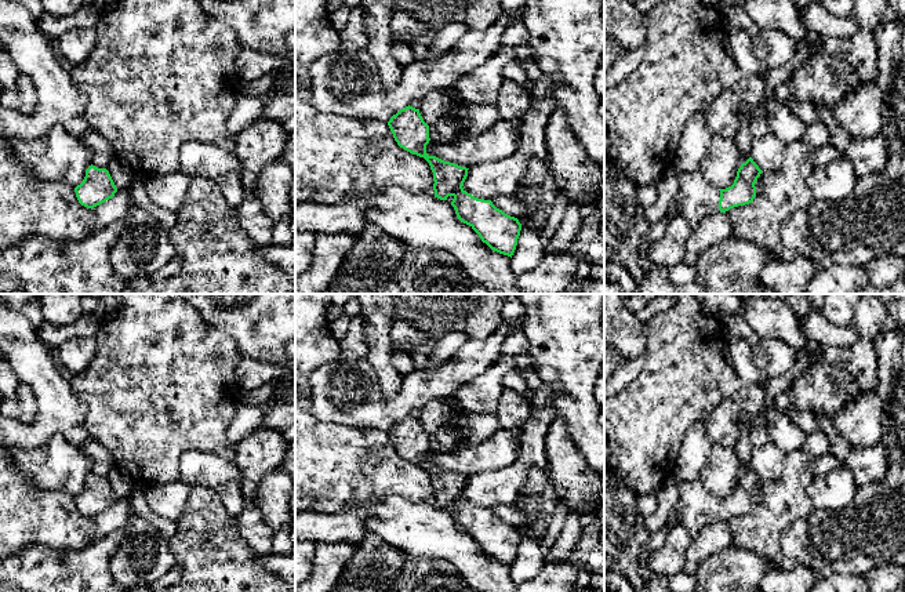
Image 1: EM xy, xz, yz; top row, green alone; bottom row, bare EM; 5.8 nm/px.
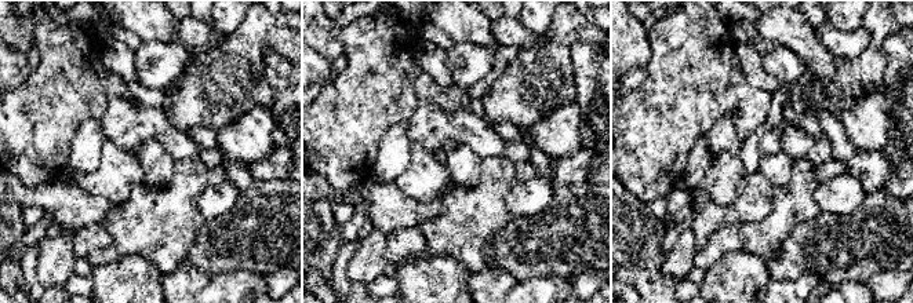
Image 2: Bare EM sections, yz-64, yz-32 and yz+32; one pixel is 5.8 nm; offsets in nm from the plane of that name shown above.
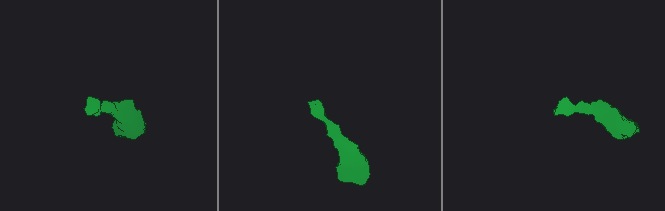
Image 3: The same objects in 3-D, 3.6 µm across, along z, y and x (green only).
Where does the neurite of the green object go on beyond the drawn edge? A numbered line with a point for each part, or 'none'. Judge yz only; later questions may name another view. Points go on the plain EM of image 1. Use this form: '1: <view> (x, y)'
1: yz (695, 507)

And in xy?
none

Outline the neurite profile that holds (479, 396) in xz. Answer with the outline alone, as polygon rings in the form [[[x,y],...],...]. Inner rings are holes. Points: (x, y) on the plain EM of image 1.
[[[530,353],[520,356],[501,355],[481,375],[466,382],[455,392],[455,413],[484,415],[497,413],[502,395],[502,378],[508,373],[535,371],[535,362]]]

